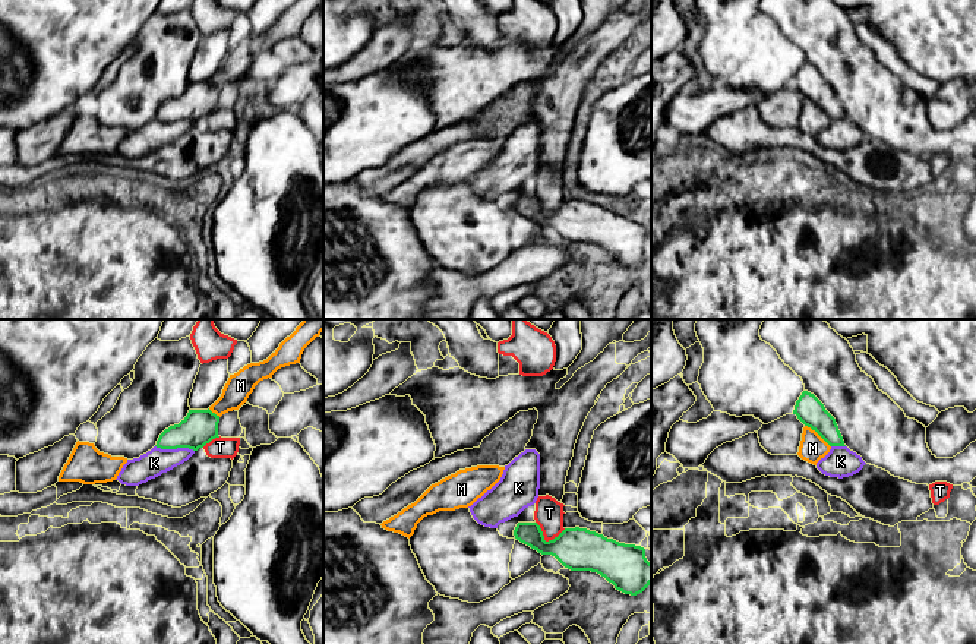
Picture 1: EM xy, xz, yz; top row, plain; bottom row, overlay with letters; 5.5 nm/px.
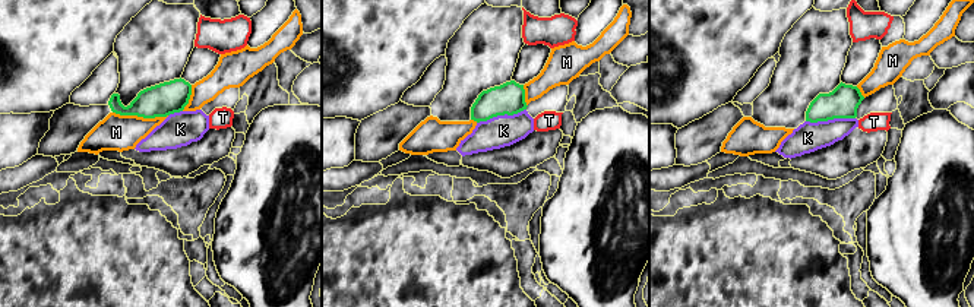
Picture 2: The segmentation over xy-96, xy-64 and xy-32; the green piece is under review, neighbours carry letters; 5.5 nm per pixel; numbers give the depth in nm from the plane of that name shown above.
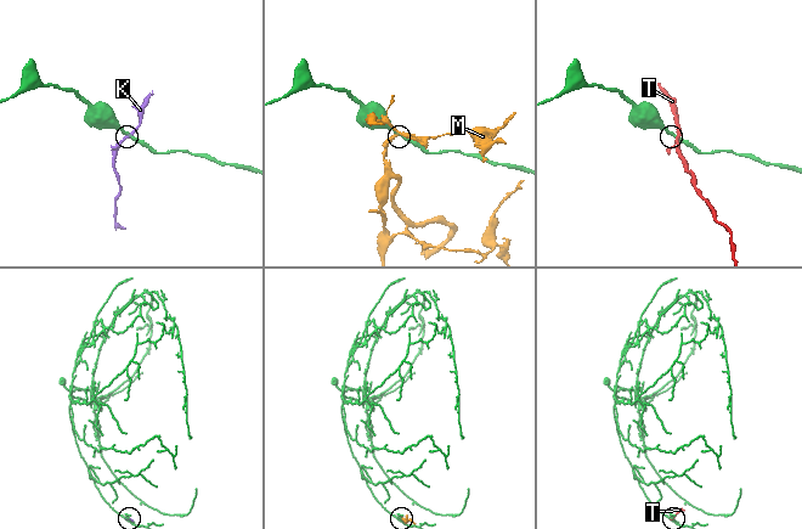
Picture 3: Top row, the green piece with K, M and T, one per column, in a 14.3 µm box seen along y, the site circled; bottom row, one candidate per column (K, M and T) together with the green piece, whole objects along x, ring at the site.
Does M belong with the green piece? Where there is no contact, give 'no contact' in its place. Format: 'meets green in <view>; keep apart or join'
meets green in yz; keep apart

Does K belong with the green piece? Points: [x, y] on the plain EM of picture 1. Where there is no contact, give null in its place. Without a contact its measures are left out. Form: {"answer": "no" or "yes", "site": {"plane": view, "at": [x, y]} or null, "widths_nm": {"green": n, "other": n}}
{"answer": "no", "site": {"plane": "xy", "at": [174, 120]}, "widths_nm": {"green": 190, "other": 150}}

